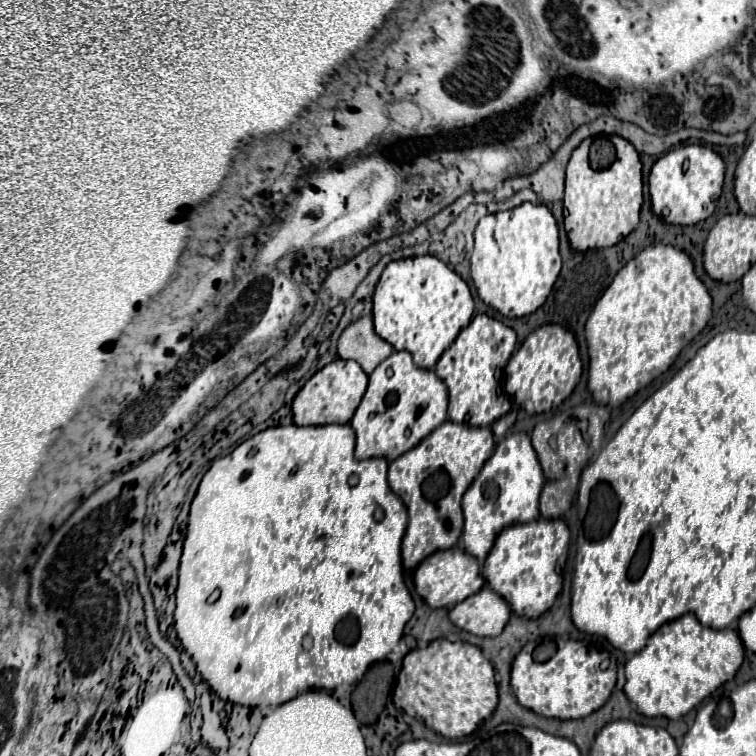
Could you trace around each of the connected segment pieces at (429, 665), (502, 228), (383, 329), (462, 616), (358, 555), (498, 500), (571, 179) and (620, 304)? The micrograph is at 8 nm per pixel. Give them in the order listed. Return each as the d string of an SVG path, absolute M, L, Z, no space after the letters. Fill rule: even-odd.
M433 640L427 648L411 650L405 656L393 690L393 704L445 738L463 738L489 718L497 706L493 666L477 646L461 640Z
M525 202L479 220L471 254L471 278L479 298L499 314L507 318L533 314L547 300L559 272L559 230L547 206Z
M431 254L389 262L373 294L375 332L395 350L411 352L415 364L429 370L435 368L439 356L453 344L471 318L473 298L469 286Z
M487 586L453 606L449 612L451 622L475 636L499 636L509 620L509 604Z
M349 424L275 426L255 434L239 444L231 454L213 462L209 472L203 476L189 508L189 524L178 568L175 630L187 654L195 660L197 672L219 698L241 706L279 706L281 702L287 702L305 690L333 690L341 684L355 684L373 662L383 660L401 640L403 628L415 610L413 598L403 582L401 566L401 538L407 528L407 510L401 498L397 498L397 494L389 488L387 460L357 460L353 456L353 448L355 434ZM251 448L257 448L253 458L249 456ZM377 506L381 506L385 512L383 520L379 522L373 518Z
M523 432L505 436L497 444L493 454L481 468L479 476L473 480L473 484L463 496L463 514L465 514L463 548L465 552L473 554L479 562L483 562L497 534L505 526L511 526L517 522L531 522L539 518L539 494L541 494L543 484L545 484L543 470L537 462L537 454L529 442L529 436Z
M621 136L615 140L615 162L605 170L593 170L589 166L589 148L591 140L581 142L567 164L565 180L565 198L563 206L567 208L565 232L573 250L585 252L591 248L615 246L623 240L639 222L639 210L643 202L643 176L641 160L637 150Z
M655 244L631 258L613 278L585 324L589 348L589 392L597 404L617 408L657 376L669 370L681 348L689 344L711 318L711 296L693 272L691 258L673 246Z

